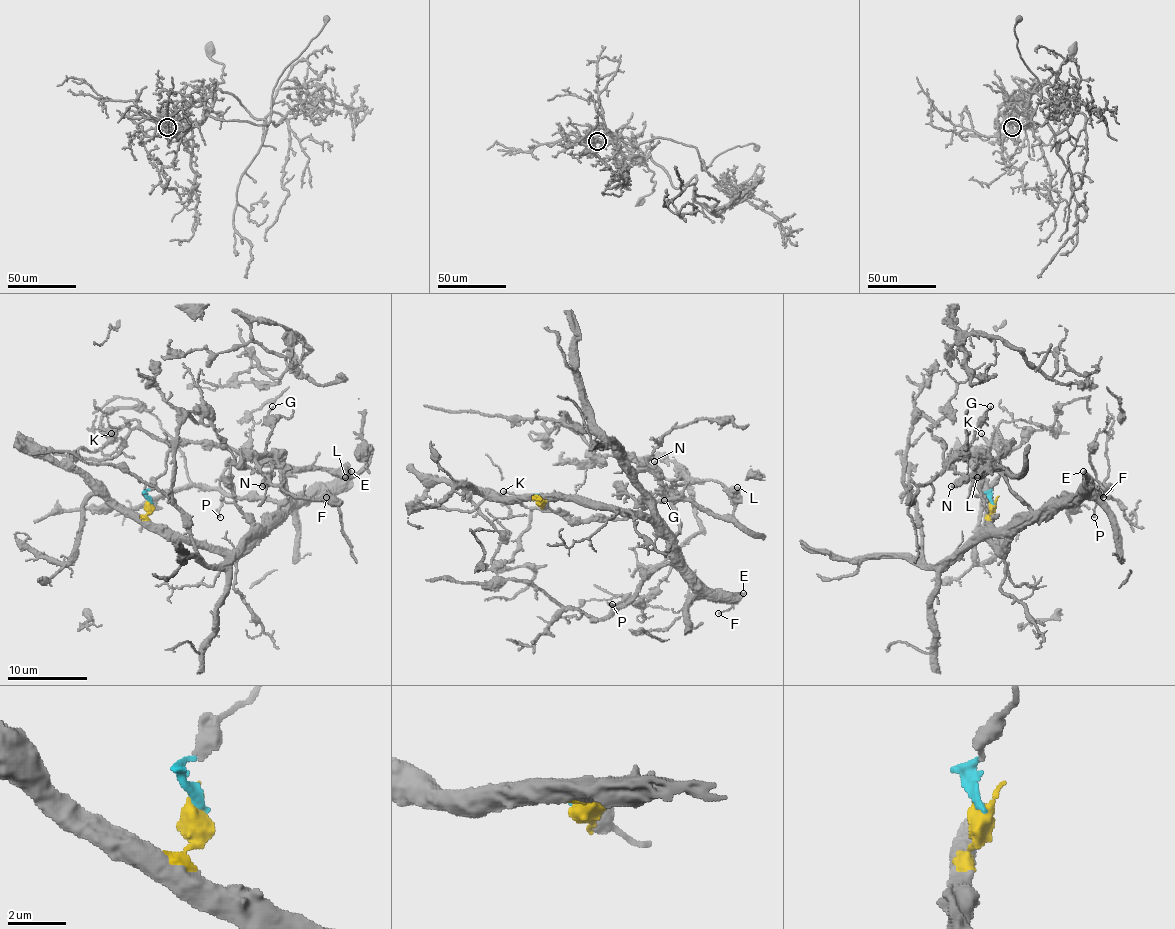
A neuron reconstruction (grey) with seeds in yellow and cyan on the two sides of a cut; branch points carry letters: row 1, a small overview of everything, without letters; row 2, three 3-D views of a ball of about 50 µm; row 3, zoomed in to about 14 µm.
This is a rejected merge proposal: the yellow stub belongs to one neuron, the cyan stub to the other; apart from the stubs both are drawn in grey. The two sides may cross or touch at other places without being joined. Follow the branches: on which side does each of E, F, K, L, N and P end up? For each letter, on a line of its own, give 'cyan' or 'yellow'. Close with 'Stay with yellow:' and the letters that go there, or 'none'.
E: yellow
F: yellow
K: cyan
L: cyan
N: cyan
P: yellow
Stay with yellow: E, F, P

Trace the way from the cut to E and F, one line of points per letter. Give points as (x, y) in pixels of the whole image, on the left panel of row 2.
E: (148, 503), (146, 517), (170, 535), (246, 549), (276, 519), (318, 489), (332, 489), (352, 472)
F: (148, 503), (146, 517), (170, 535), (246, 549), (276, 519), (316, 493), (340, 489), (326, 497)

